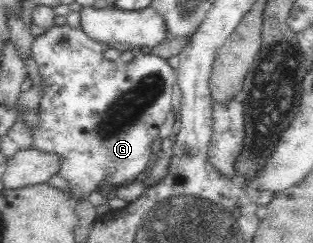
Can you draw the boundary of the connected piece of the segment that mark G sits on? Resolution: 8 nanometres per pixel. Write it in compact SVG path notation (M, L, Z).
M69 24L45 29L43 35L35 36L31 44L30 51L45 86L43 99L37 107L39 127L33 131L33 147L61 156L58 175L69 183L73 204L78 197L87 198L89 192L100 191L97 188L102 183L119 187L132 182L153 159L151 143L158 137L159 128L172 110L171 93L177 83L177 72L169 61L155 53L144 53L139 46L129 45L122 48L132 49L134 56L131 62L112 61L103 54L110 46L91 39L80 28Z

